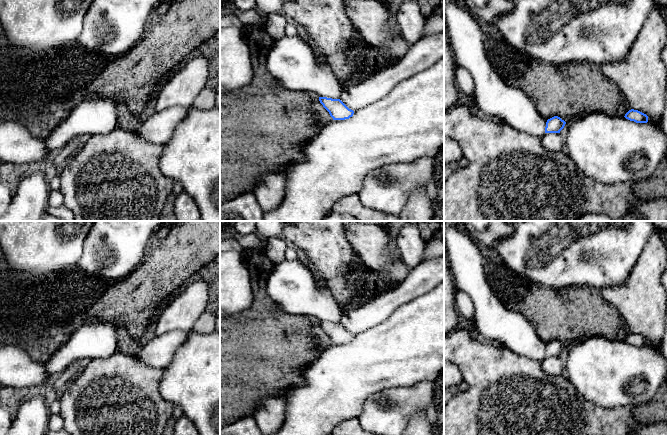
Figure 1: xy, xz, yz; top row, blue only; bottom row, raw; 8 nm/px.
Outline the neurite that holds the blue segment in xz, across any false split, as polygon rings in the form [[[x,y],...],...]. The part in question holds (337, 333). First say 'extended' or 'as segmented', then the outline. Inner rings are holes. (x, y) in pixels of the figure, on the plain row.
as segmented; [[[319,321],[319,325],[333,344],[349,343],[354,338],[354,335],[349,333],[340,323]]]

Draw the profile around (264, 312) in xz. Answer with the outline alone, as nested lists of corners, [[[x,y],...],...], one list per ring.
[[[264,248],[242,249],[250,272],[253,302],[250,308],[228,315],[220,310],[220,429],[239,418],[252,416],[267,397],[285,398],[294,386],[304,385],[304,371],[319,356],[323,348],[312,331],[311,321],[302,315],[284,312],[268,295],[267,280],[275,267],[265,255]]]

